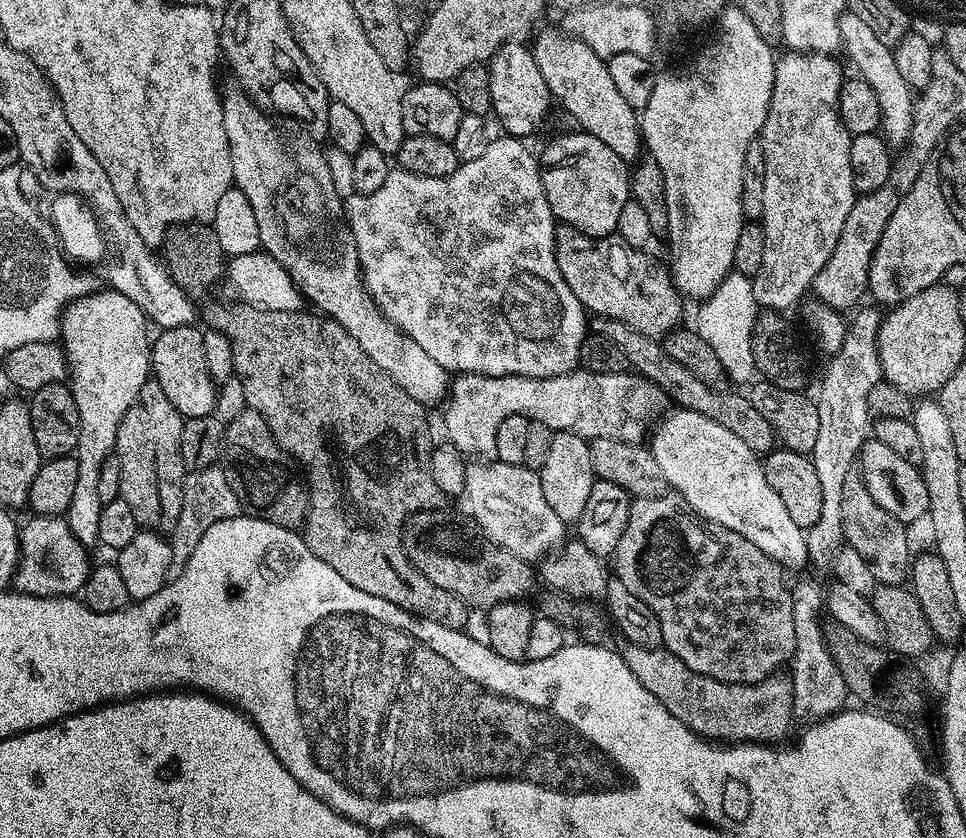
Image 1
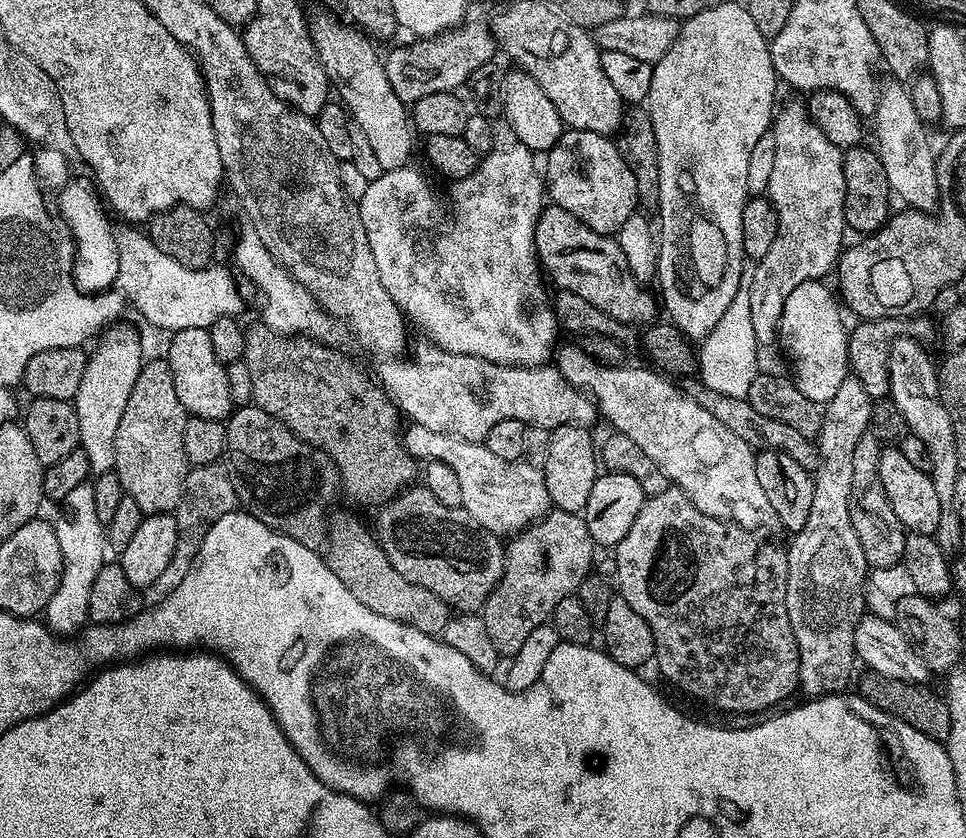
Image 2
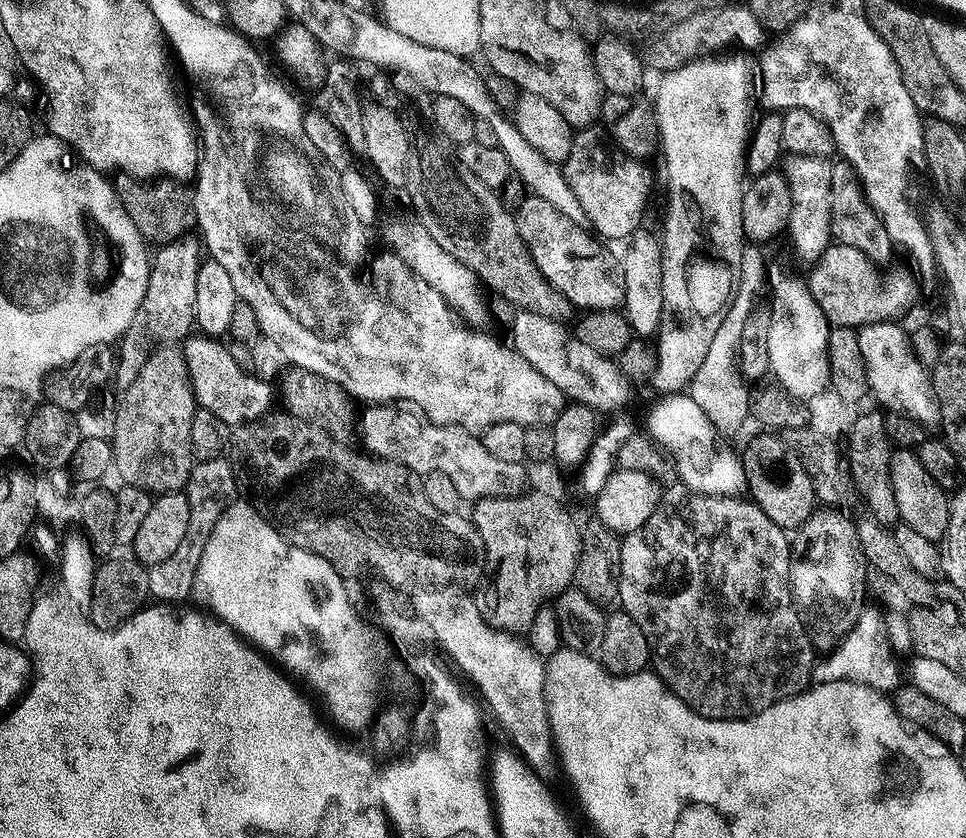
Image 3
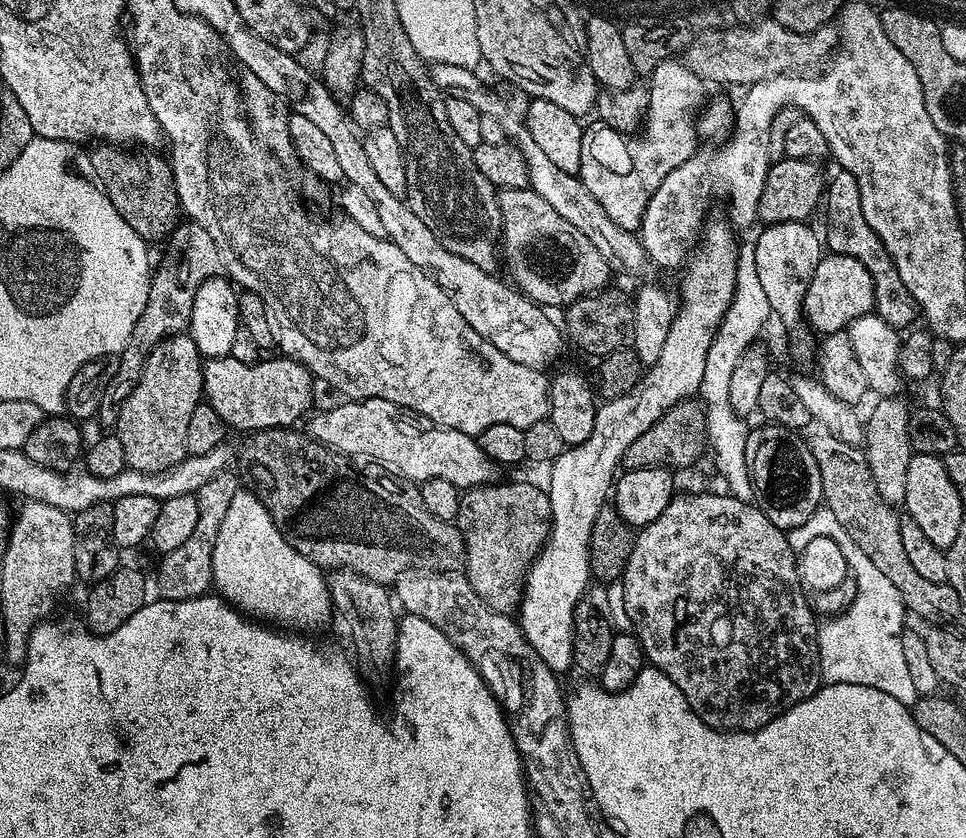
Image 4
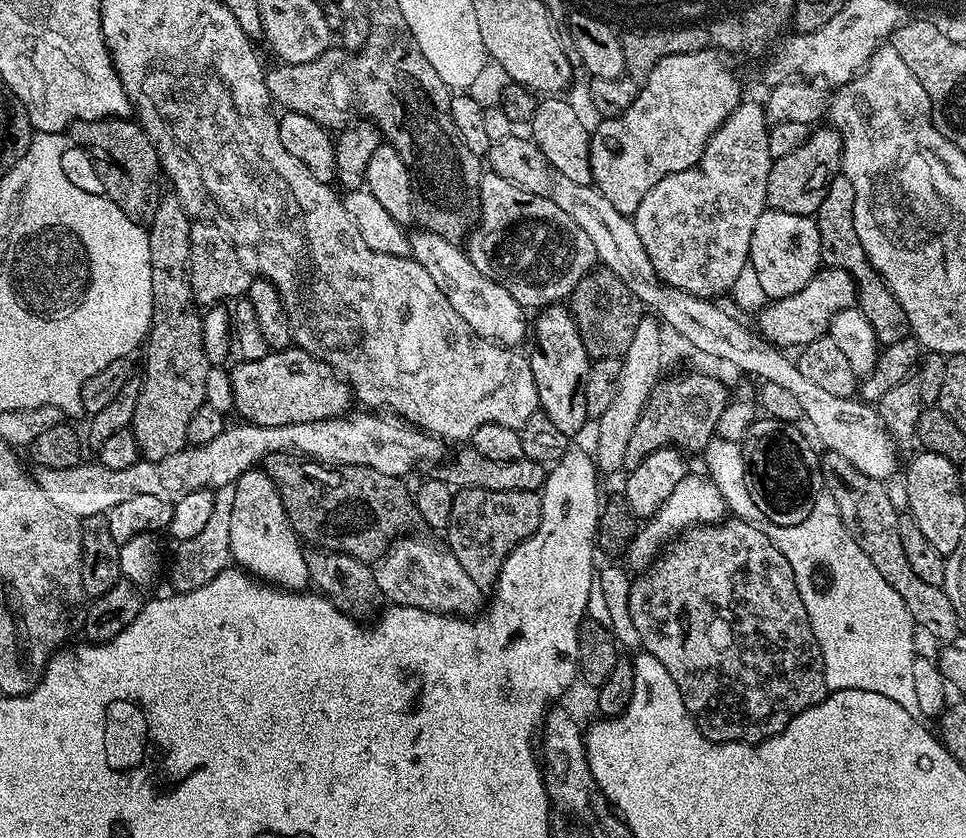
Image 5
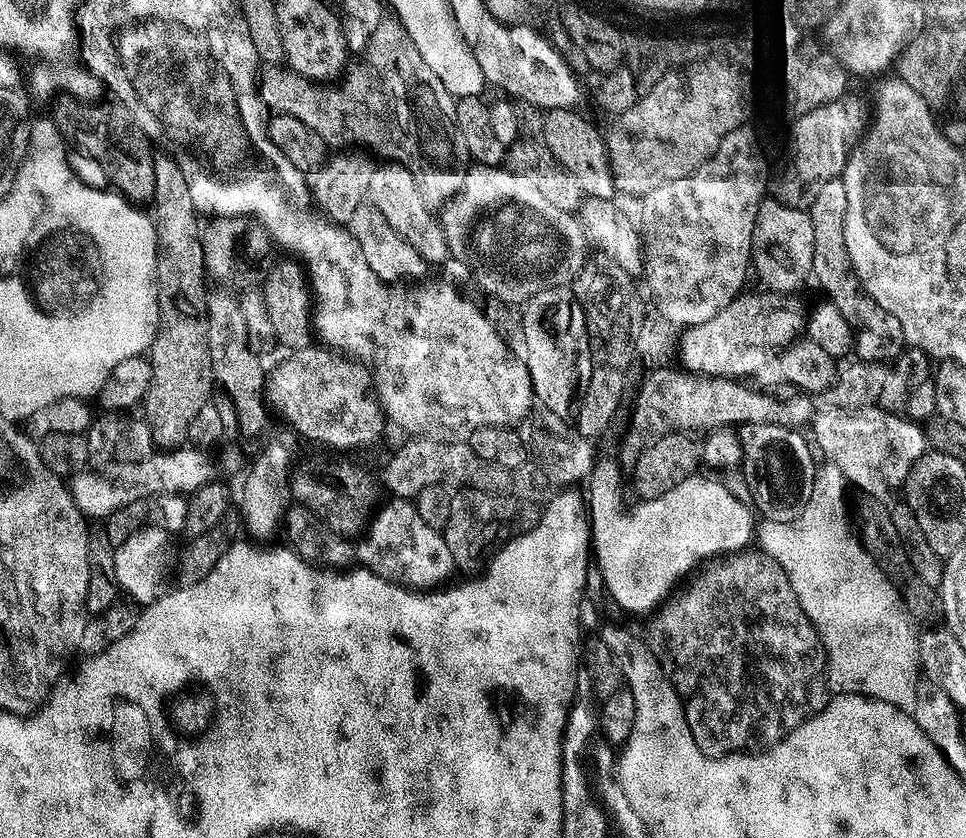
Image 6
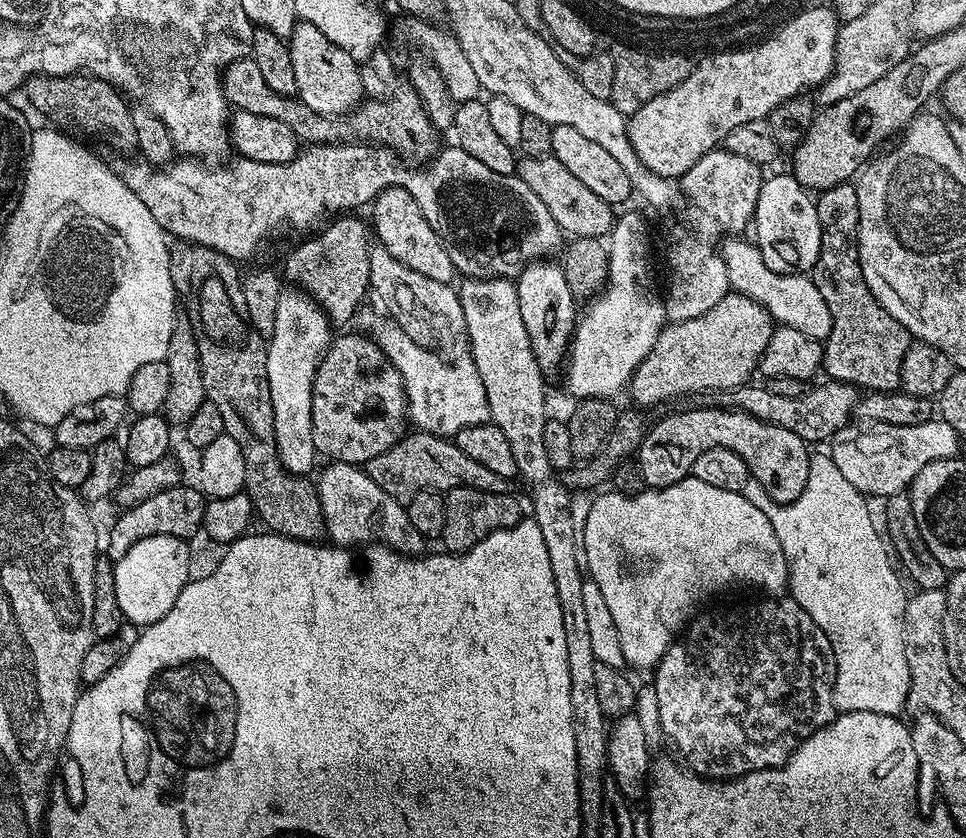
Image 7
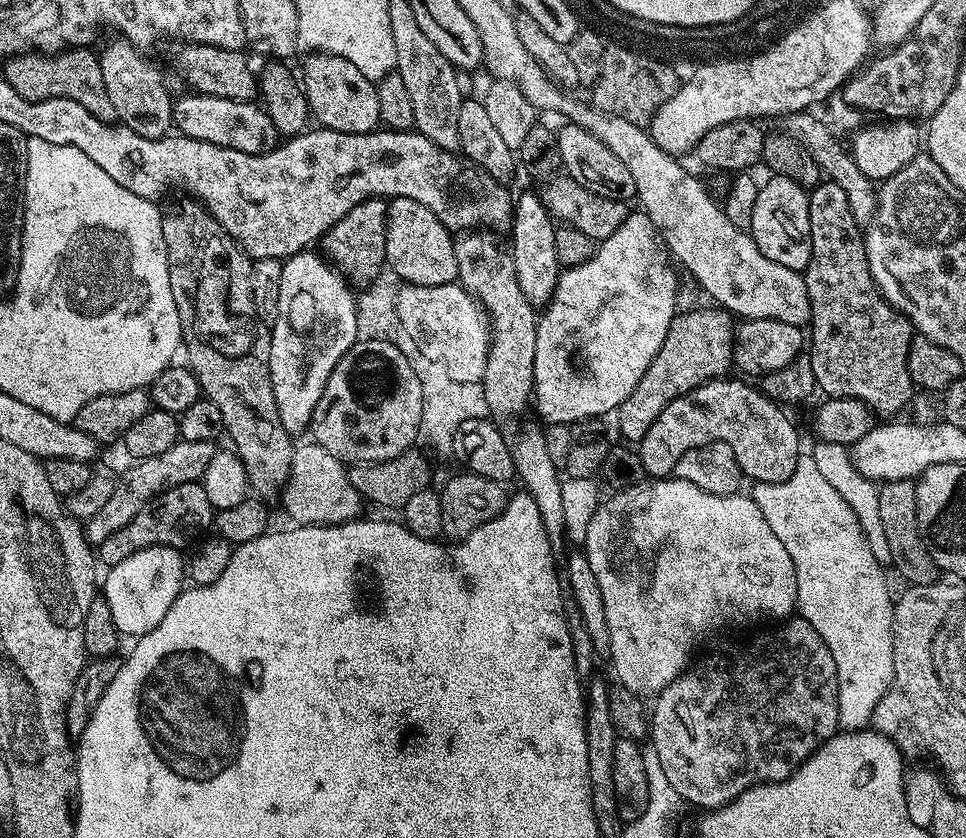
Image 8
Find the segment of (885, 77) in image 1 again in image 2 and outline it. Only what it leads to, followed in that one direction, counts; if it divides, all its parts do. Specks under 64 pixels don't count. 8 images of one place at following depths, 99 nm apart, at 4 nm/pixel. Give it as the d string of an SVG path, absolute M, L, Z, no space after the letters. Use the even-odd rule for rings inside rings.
M900 82L891 83L880 88L880 98L876 102L875 151L880 155L891 191L897 197L900 195L904 203L901 205L917 212L935 213L940 202L940 191L936 177L937 153L934 148L932 152L932 144L928 141L929 129L918 118L918 110L914 110L914 102L910 102L908 88Z

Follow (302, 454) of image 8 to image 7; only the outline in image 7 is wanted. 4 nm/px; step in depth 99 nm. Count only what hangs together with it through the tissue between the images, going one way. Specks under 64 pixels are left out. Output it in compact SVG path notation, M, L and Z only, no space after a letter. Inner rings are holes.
M339 462L325 465L320 472L320 480L315 481L315 487L320 496L326 536L333 545L364 546L375 537L395 552L420 554L425 551L426 538L410 526L407 507L401 501L390 498L390 494L386 494L386 490L382 490L382 486L378 486L378 482L374 482L363 467Z

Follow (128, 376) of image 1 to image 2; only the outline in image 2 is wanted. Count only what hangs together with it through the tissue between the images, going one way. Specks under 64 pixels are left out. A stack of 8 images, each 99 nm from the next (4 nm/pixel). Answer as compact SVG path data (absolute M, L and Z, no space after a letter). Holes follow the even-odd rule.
M112 326L99 337L100 345L88 357L86 374L82 374L82 386L78 386L75 398L78 414L78 434L80 449L86 454L92 472L99 474L113 471L116 467L114 438L118 434L118 422L122 422L122 413L126 411L126 402L130 402L130 390L138 382L142 367L140 360L140 336L132 328ZM86 482L76 487L72 493L66 494L66 498L59 501L58 508L60 513L54 517L54 525L64 565L61 581L43 610L42 620L52 633L61 638L68 638L73 635L71 632L79 633L89 623L90 586L94 586L94 578L98 578L98 570L106 560L106 528L98 522L91 483Z

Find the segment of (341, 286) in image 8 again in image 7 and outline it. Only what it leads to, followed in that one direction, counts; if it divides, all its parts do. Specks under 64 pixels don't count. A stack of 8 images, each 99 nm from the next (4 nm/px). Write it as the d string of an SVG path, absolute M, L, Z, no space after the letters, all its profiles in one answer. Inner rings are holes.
M295 286L285 287L278 298L274 330L266 340L266 378L274 406L276 450L285 470L291 474L309 475L318 458L312 425L312 391L320 360L333 339L334 328L323 307L307 292Z

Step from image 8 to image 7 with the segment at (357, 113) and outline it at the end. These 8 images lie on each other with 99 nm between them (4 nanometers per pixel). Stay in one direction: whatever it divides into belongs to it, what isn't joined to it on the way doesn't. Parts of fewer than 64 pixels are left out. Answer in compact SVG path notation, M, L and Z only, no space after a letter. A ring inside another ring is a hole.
M300 20L294 26L291 36L287 37L290 50L290 63L294 66L296 96L310 106L319 116L342 116L357 107L365 95L360 77L360 67L355 56L342 50L318 26Z

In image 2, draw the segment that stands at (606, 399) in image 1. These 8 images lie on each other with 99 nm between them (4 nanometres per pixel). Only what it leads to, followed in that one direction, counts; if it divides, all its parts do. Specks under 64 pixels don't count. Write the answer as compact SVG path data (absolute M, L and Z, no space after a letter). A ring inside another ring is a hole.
M431 342L423 343L417 346L413 360L385 359L378 375L380 387L409 421L480 442L502 418L548 422L552 400L560 400L561 424L592 426L598 420L592 397L568 384L555 366L515 368L486 362L486 358L447 352Z

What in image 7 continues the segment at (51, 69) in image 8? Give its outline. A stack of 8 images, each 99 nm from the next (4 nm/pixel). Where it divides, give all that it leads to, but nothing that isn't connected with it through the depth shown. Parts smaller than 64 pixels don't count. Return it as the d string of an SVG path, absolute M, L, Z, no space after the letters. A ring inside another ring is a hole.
M87 74L31 76L24 81L22 92L28 95L30 103L37 104L53 120L49 120L53 125L77 124L86 135L97 136L98 139L105 140L116 148L122 147L123 144L132 146L136 143L129 101L125 99L120 89L107 84L102 78Z

